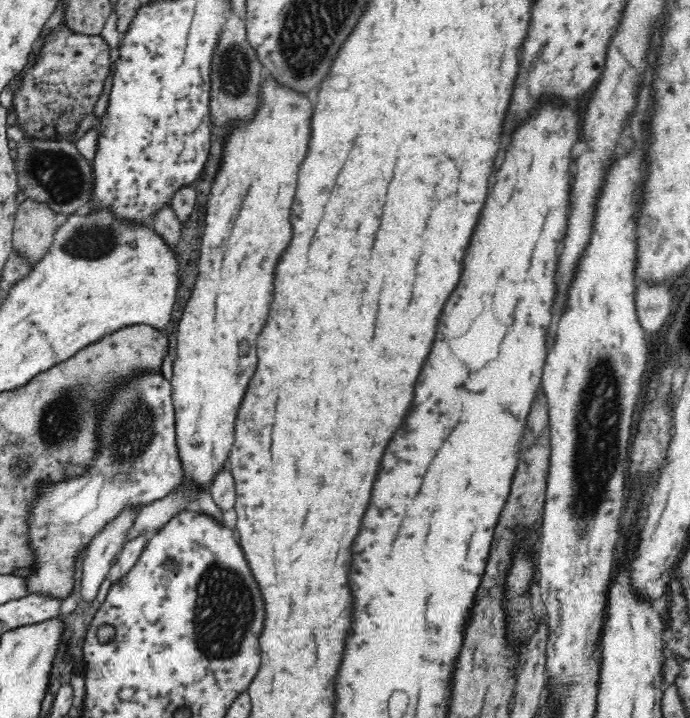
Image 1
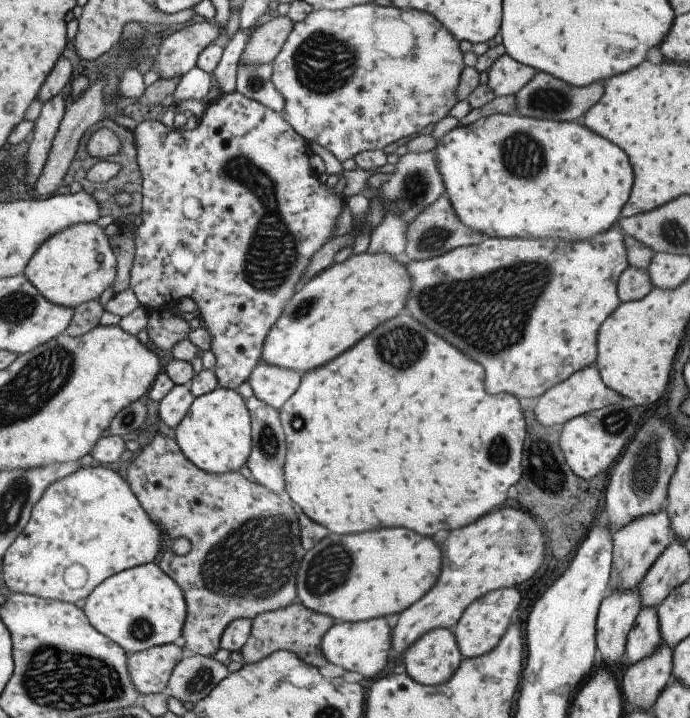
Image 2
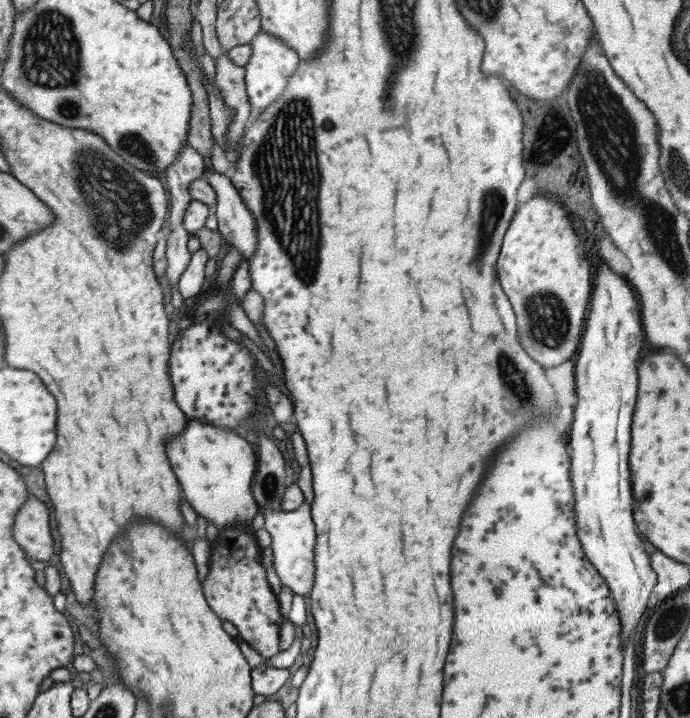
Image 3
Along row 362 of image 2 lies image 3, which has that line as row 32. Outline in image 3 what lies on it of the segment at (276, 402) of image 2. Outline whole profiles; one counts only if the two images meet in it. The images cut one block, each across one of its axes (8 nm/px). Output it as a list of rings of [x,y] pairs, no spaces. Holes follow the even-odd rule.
[[[261,30],[250,40],[252,48],[249,60],[244,64],[244,85],[246,88],[249,104],[254,114],[260,113],[268,104],[275,102],[276,98],[284,90],[287,79],[293,74],[300,58],[292,48],[286,47],[281,39],[267,34]]]

